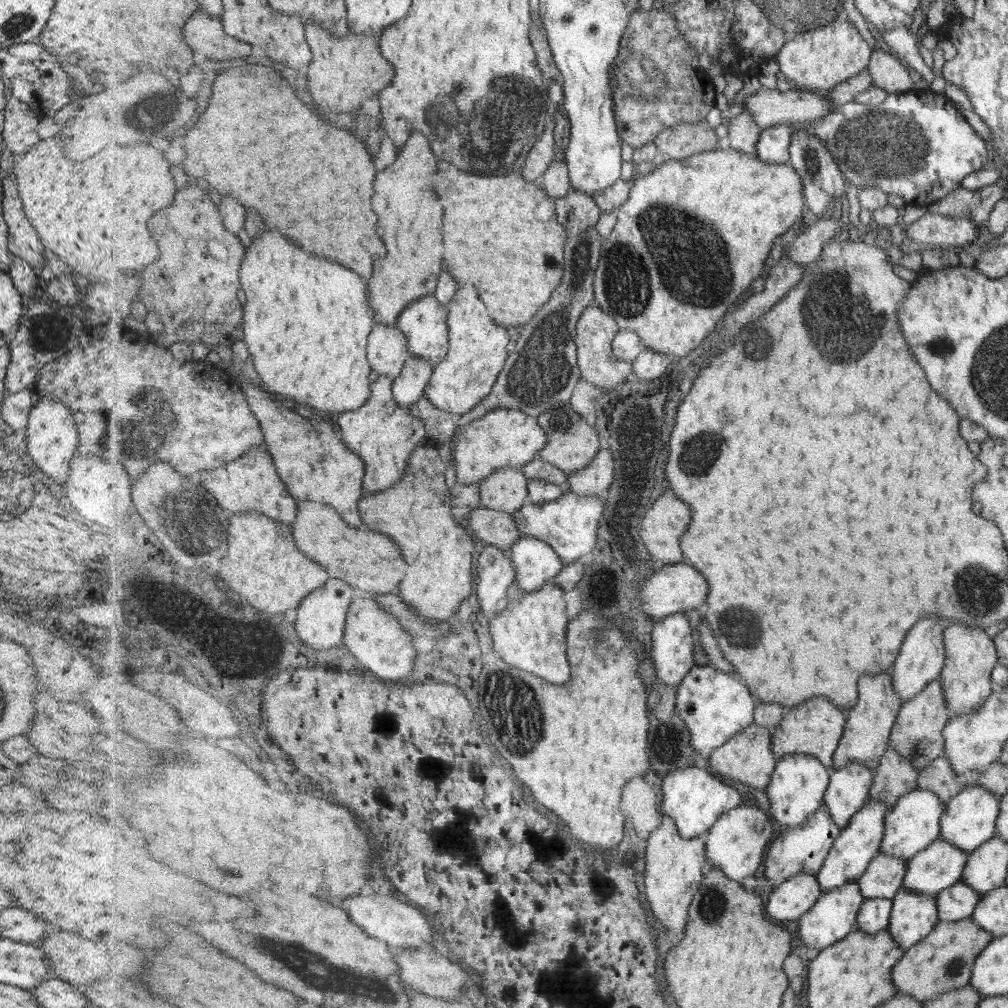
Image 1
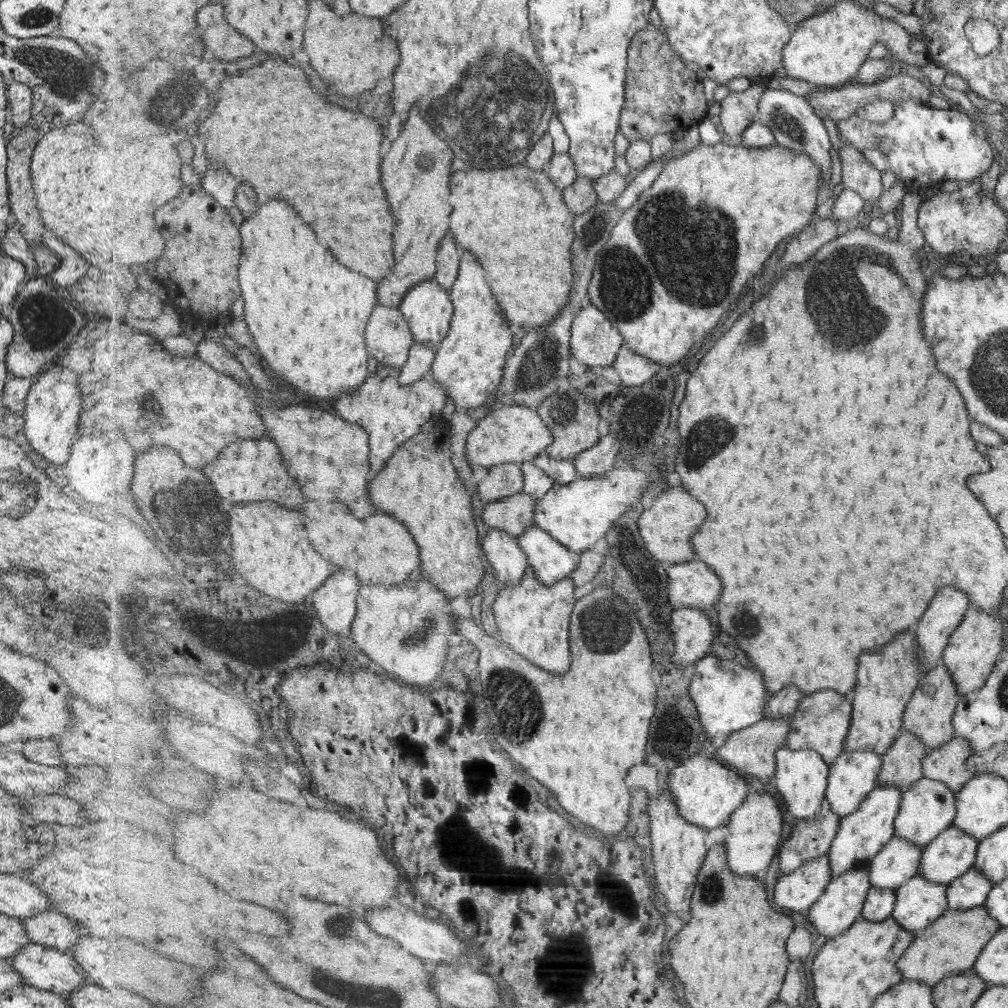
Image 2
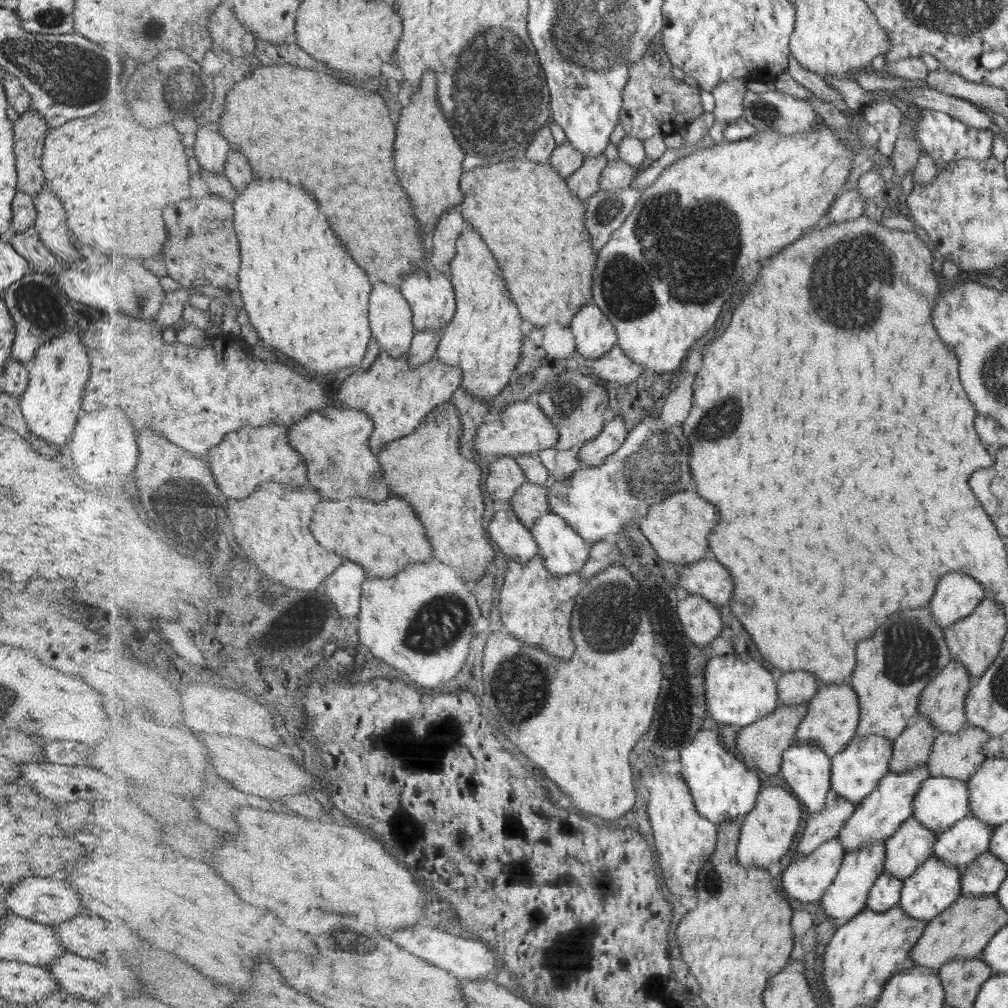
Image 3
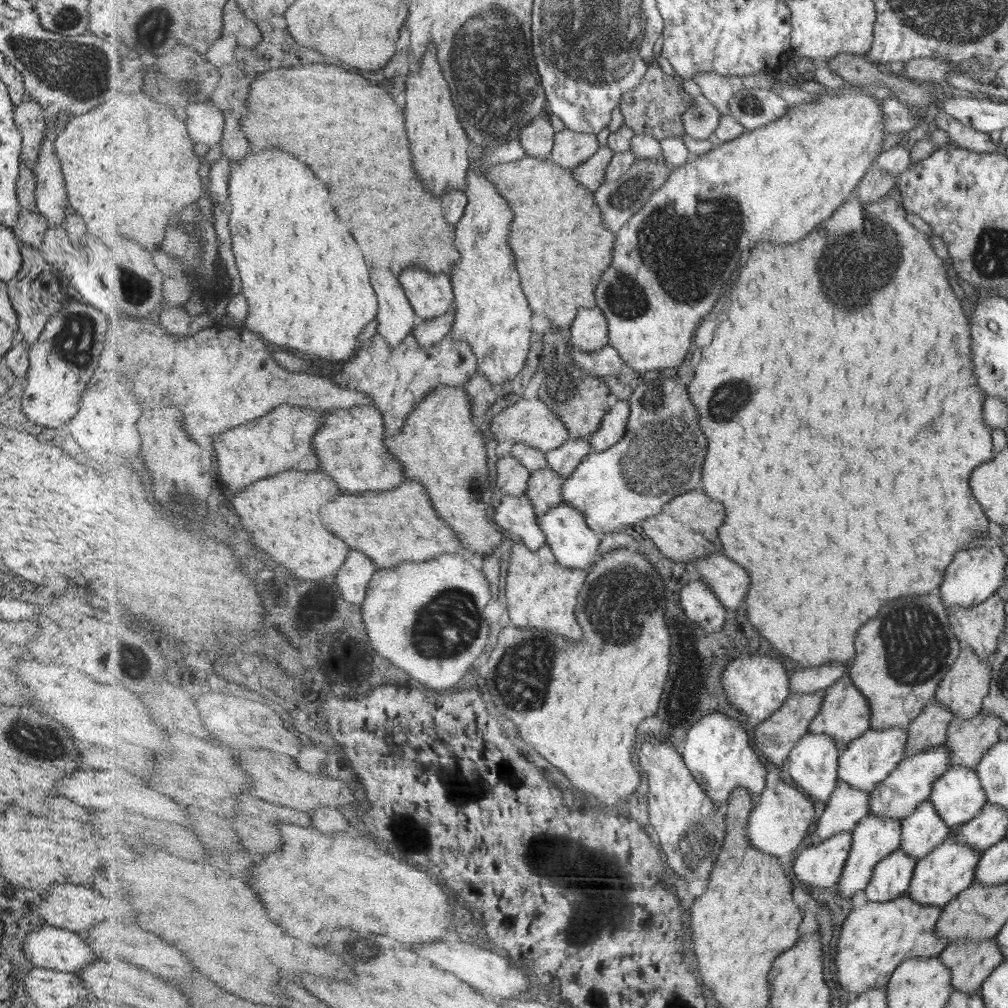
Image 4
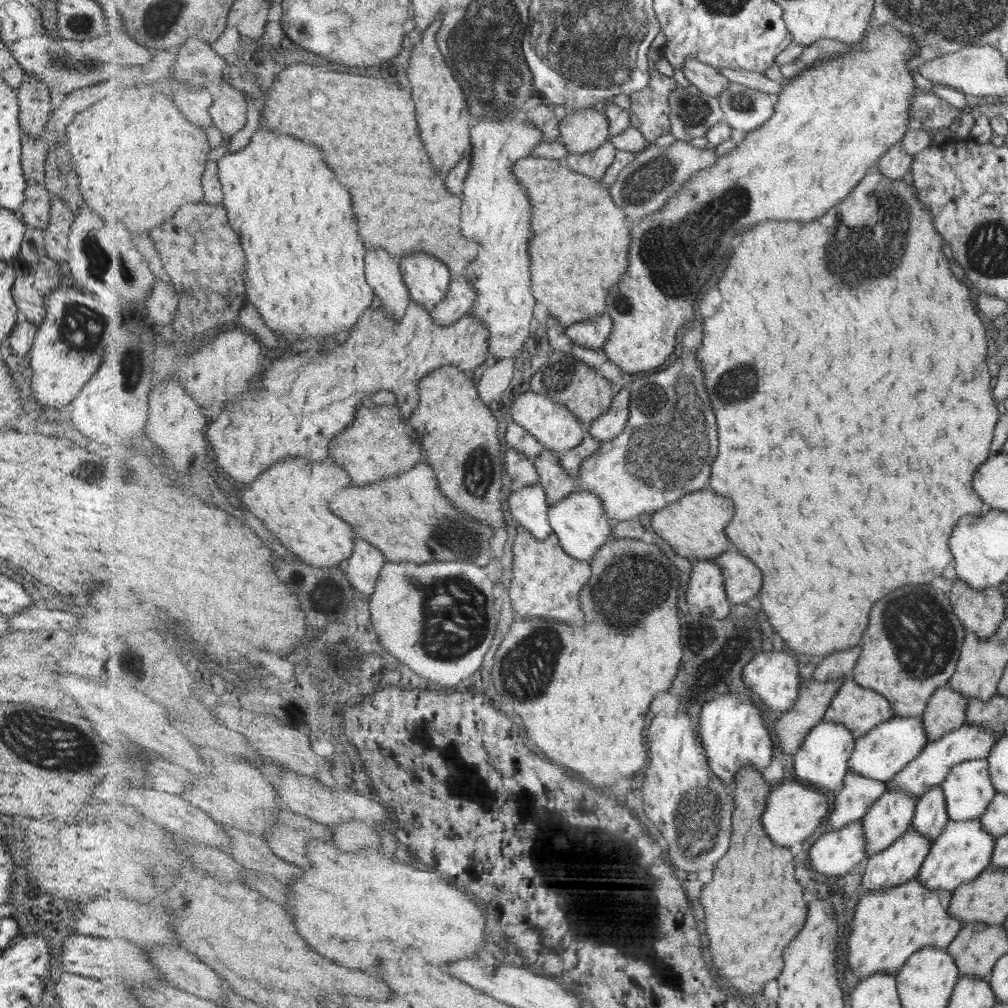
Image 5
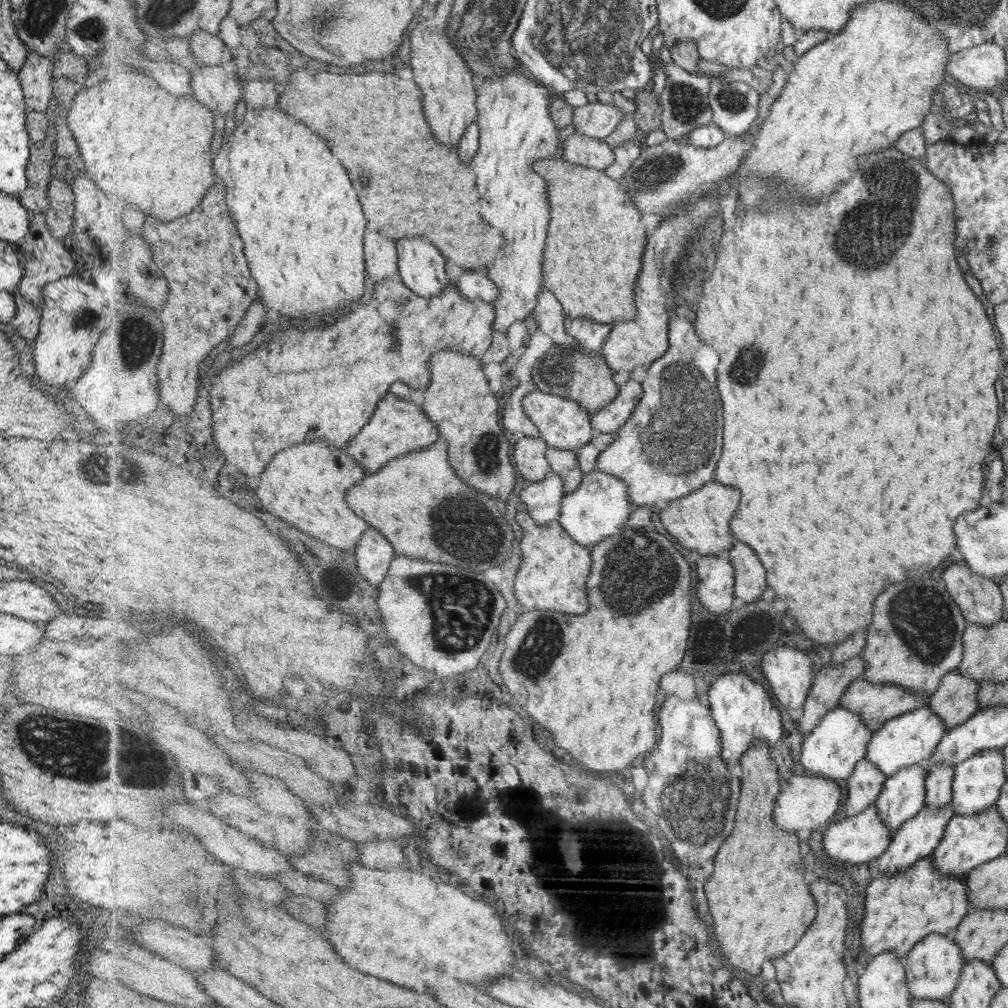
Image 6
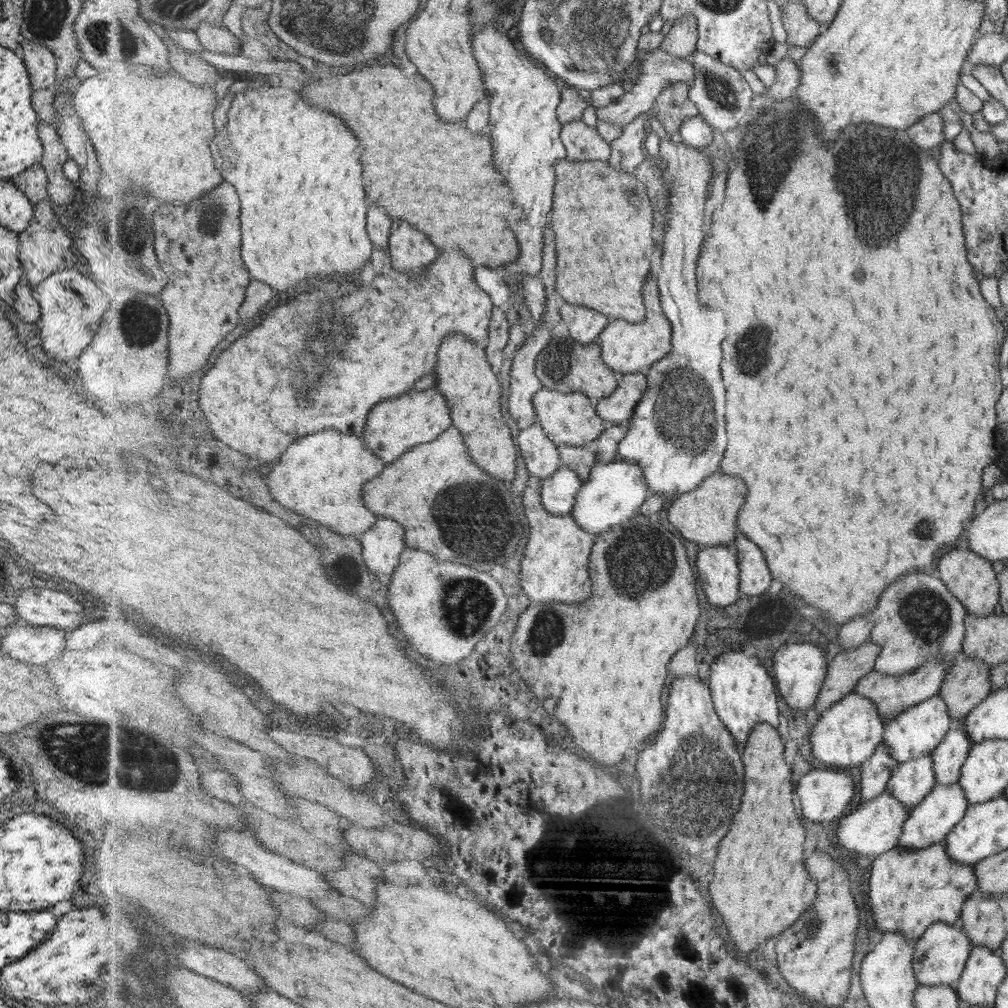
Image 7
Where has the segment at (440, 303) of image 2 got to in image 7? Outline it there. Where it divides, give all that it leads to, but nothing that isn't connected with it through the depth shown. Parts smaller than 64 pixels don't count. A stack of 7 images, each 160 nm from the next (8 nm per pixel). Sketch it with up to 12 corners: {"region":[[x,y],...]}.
{"region":[[405,220],[393,222],[391,267],[415,277],[437,246]]}

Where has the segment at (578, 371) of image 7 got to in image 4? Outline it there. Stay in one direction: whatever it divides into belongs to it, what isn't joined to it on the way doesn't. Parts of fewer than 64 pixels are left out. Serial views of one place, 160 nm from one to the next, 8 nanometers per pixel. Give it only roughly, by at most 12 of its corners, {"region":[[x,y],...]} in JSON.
{"region":[[599,377],[577,396],[545,396],[571,439],[589,439],[613,407]]}

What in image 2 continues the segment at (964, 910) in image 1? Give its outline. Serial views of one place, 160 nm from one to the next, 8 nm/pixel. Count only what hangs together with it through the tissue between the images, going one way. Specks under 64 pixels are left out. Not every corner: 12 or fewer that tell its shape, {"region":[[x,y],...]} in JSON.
{"region":[[975,868],[948,885],[948,910],[983,905],[992,884]]}

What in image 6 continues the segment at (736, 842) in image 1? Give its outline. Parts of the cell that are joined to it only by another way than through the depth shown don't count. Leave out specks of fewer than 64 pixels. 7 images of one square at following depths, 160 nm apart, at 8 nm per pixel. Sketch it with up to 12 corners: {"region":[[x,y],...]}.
{"region":[[801,772],[775,808],[781,828],[817,830],[837,816],[835,780]]}

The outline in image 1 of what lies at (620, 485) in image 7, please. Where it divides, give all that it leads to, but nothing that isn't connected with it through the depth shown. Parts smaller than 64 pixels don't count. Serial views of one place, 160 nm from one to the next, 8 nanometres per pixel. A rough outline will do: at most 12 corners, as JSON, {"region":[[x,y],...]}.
{"region":[[521,536],[515,585],[540,591],[565,567],[552,544]]}

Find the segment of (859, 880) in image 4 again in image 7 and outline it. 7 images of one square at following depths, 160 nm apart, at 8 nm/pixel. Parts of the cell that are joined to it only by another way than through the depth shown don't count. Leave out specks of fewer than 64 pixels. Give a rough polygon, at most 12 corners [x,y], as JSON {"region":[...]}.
{"region":[[931,754],[899,764],[887,791],[912,812],[933,790]]}

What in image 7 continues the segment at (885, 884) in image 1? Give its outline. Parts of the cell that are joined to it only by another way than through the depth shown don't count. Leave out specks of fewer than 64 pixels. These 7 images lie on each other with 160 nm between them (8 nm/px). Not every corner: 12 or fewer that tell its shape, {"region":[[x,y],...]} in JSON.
{"region":[[953,720],[932,757],[936,784],[957,783],[971,741]]}

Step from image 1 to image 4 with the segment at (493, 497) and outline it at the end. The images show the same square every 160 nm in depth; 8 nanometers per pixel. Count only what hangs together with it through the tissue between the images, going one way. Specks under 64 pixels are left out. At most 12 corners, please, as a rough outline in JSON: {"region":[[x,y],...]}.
{"region":[[510,454],[498,459],[496,484],[525,495],[532,472]]}

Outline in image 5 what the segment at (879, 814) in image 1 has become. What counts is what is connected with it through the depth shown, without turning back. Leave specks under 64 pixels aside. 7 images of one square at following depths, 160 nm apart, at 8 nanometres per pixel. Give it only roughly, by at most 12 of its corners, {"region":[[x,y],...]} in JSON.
{"region":[[963,725],[931,741],[887,782],[921,798],[966,760],[987,758],[998,739]]}

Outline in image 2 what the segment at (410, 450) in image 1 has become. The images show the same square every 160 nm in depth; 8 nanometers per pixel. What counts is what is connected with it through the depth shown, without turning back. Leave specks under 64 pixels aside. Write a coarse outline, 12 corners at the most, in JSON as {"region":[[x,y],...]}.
{"region":[[378,365],[337,414],[370,436],[373,474],[447,404],[427,376]]}

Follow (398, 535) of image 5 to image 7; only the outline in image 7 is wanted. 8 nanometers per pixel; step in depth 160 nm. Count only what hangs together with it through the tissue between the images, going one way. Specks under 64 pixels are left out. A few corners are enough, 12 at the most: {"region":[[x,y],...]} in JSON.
{"region":[[452,426],[364,486],[408,549],[499,558],[507,482]]}

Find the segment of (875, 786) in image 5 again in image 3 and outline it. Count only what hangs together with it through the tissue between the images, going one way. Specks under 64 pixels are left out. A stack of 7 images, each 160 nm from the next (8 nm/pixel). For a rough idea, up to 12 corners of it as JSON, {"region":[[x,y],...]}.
{"region":[[832,789],[809,817],[796,857],[837,838],[858,805]]}

